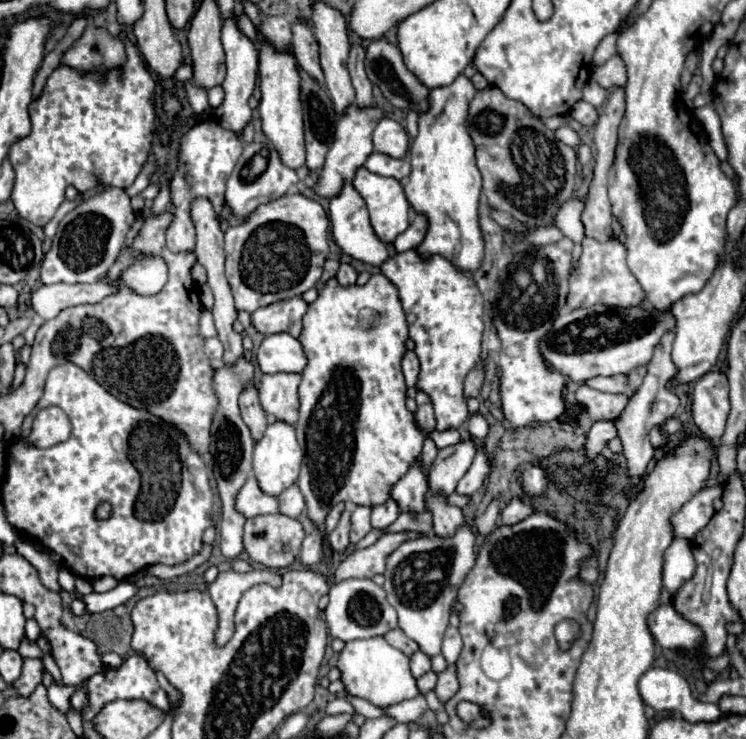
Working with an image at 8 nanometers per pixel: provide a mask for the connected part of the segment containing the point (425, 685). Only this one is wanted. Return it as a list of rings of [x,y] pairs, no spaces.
[[[429,671],[429,673],[425,673],[423,677],[417,679],[417,687],[419,687],[421,693],[431,691],[435,687],[435,683],[437,683],[437,673],[435,671]]]

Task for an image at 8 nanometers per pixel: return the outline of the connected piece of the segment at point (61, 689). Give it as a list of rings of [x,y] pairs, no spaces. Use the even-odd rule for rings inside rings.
[[[53,683],[53,685],[47,689],[47,691],[49,691],[49,703],[51,703],[59,713],[65,715],[65,713],[71,709],[71,703],[69,703],[71,695],[73,695],[75,691],[79,691],[83,685],[85,685],[85,683],[67,687],[67,685],[57,685],[57,683]]]

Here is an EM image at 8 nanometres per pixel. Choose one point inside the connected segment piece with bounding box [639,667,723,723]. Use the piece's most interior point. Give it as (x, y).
(664, 690)

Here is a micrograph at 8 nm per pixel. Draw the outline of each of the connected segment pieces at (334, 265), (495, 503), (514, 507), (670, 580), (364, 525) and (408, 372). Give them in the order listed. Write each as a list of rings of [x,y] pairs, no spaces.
[[[327,259],[327,261],[325,261],[325,267],[323,267],[323,271],[325,271],[325,273],[321,275],[321,279],[319,279],[319,283],[317,283],[317,289],[323,289],[323,287],[325,287],[325,283],[327,283],[331,277],[335,277],[337,269],[339,269],[339,261]]]
[[[493,499],[487,511],[473,521],[473,527],[479,535],[489,535],[495,529],[495,521],[499,517],[499,499]]]
[[[515,497],[507,503],[507,507],[501,511],[501,521],[505,525],[515,525],[519,521],[523,521],[525,517],[529,517],[533,513],[533,507],[529,501],[521,499],[521,497]]]
[[[673,539],[663,555],[663,587],[673,595],[695,573],[695,559],[687,539]]]
[[[355,507],[351,513],[351,543],[357,545],[369,531],[371,531],[371,509],[369,507]]]
[[[405,351],[403,359],[401,359],[401,367],[403,367],[405,385],[407,387],[415,387],[417,375],[419,375],[419,359],[417,359],[417,355],[413,351]]]

